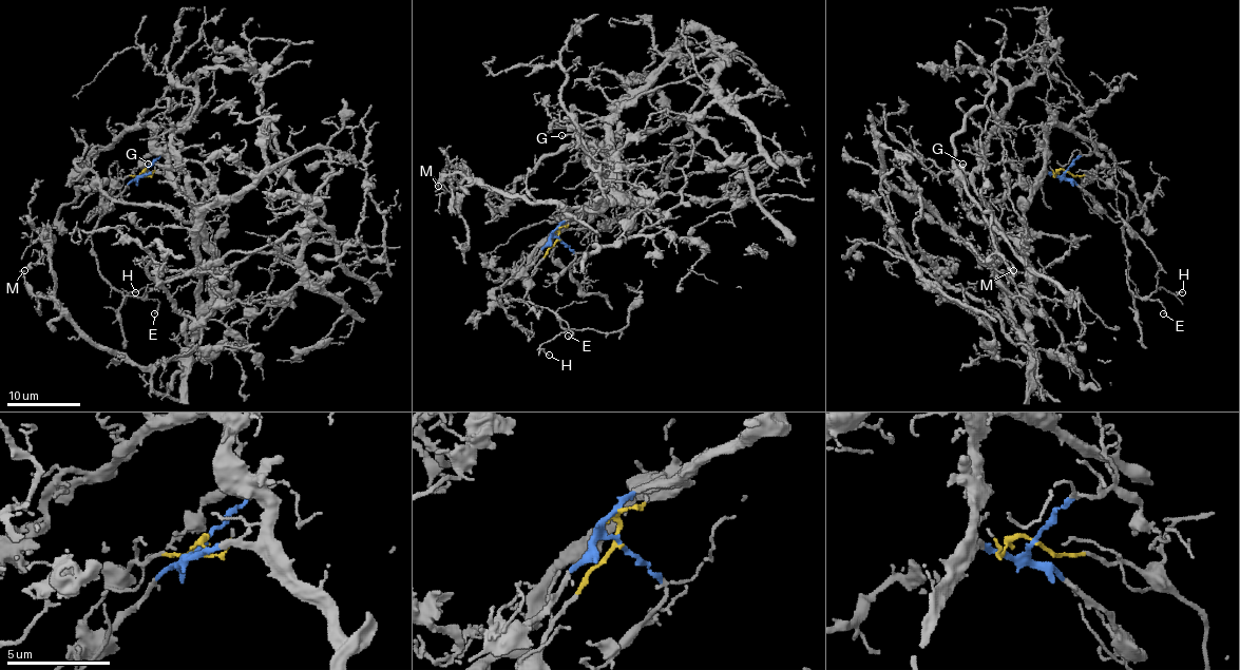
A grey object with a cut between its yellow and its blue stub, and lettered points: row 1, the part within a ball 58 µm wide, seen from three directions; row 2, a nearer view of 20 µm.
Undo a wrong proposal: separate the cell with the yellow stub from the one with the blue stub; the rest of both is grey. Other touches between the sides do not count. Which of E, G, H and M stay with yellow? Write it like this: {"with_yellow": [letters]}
{"with_yellow": ["E", "H"]}

